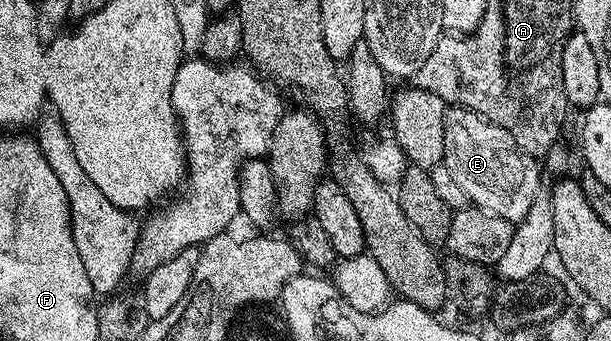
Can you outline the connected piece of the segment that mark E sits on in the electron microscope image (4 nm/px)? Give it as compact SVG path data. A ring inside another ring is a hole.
M452 107L444 115L444 159L442 164L466 191L469 202L498 219L513 223L524 221L540 189L541 166L537 158L528 157L502 127L472 109Z

